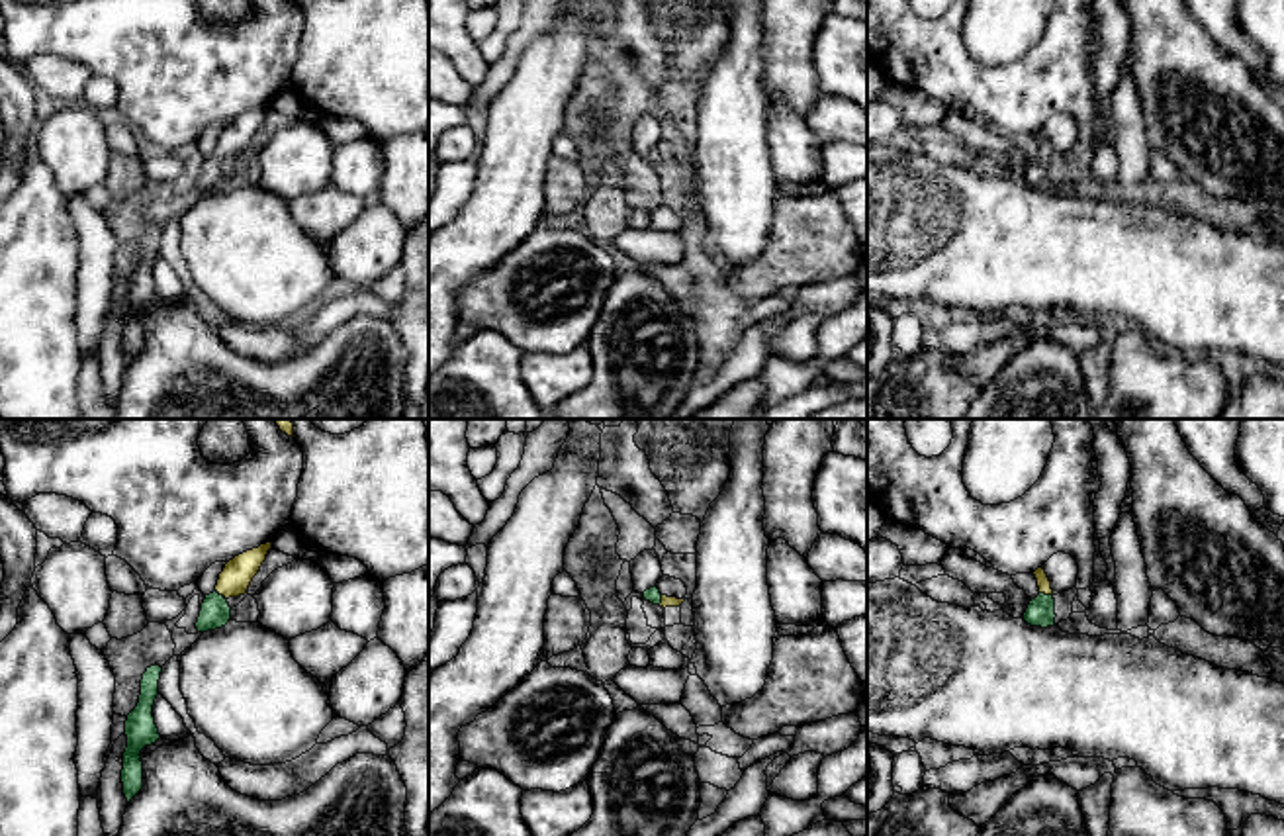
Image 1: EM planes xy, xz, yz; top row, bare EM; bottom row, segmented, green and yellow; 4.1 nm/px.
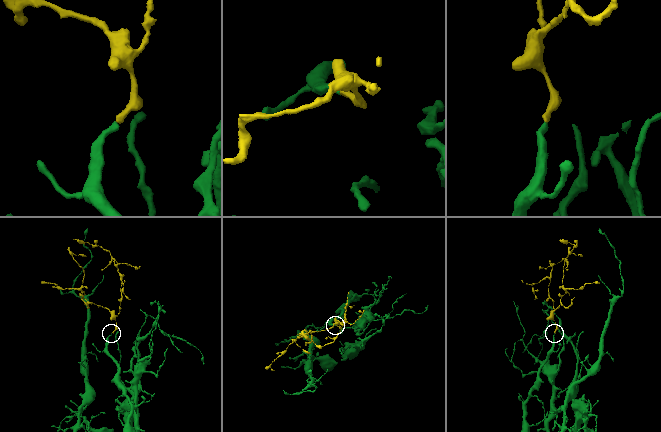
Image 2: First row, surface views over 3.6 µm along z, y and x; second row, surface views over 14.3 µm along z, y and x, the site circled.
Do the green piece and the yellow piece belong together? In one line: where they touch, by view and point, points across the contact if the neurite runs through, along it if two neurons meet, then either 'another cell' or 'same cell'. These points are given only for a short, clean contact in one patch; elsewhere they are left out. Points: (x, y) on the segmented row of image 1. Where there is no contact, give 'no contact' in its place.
contact yz (1044, 594); way yz (1040, 611), (1044, 594), (1044, 584); same cell

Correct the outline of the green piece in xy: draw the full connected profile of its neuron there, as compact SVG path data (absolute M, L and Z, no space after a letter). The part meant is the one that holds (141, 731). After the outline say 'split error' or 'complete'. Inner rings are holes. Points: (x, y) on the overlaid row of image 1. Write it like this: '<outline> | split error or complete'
M157 664L147 668L141 679L139 703L125 720L127 748L123 752L121 783L127 803L143 789L141 750L160 738L153 717L160 672L162 668Z | complete

